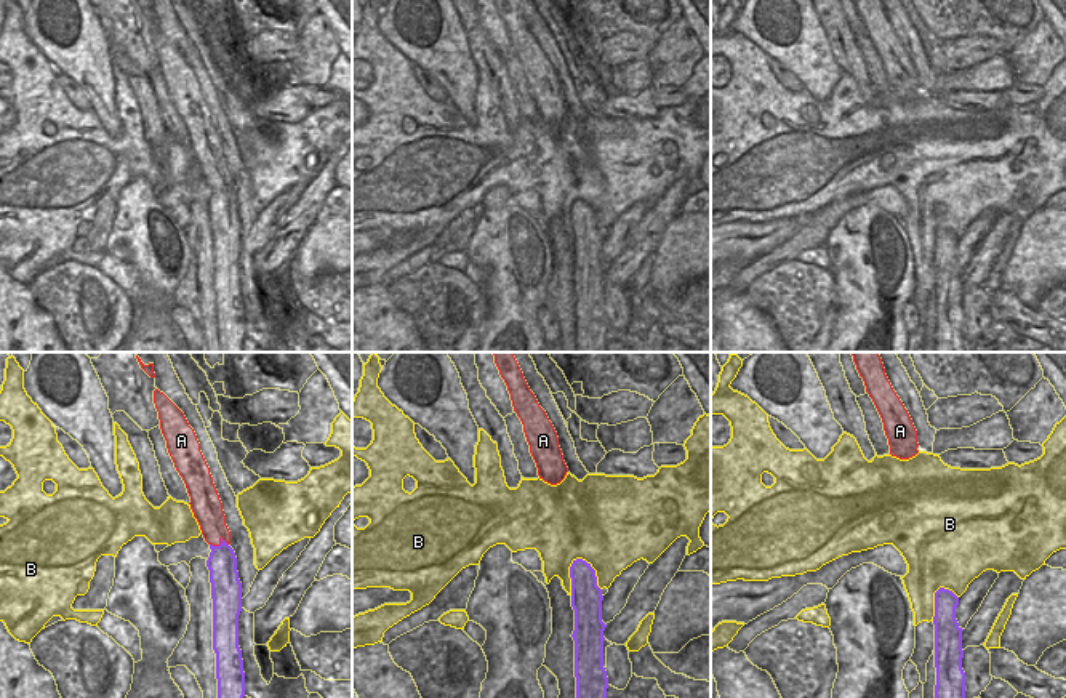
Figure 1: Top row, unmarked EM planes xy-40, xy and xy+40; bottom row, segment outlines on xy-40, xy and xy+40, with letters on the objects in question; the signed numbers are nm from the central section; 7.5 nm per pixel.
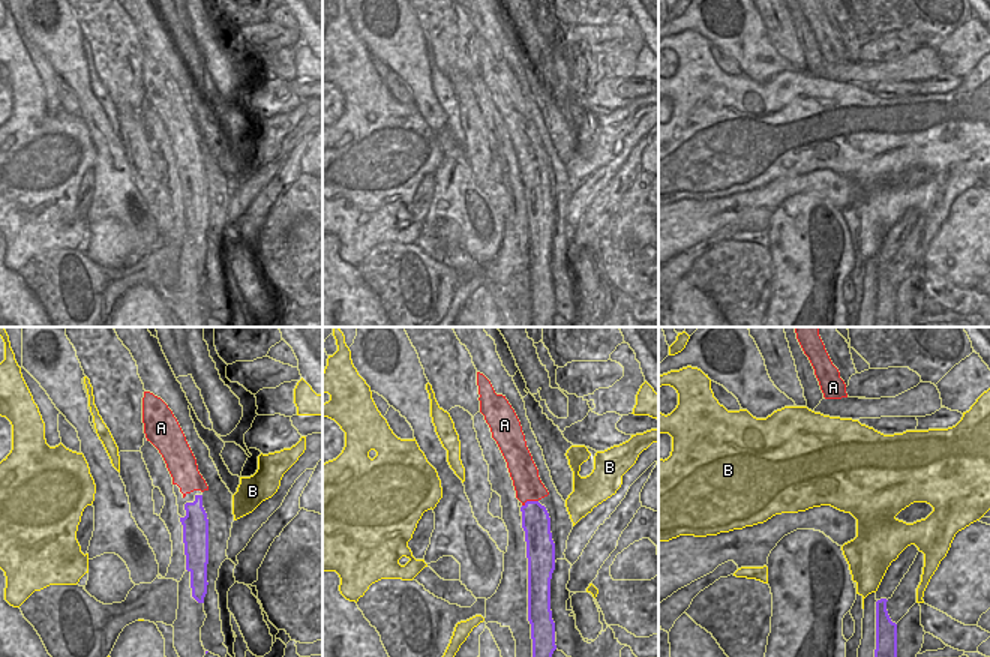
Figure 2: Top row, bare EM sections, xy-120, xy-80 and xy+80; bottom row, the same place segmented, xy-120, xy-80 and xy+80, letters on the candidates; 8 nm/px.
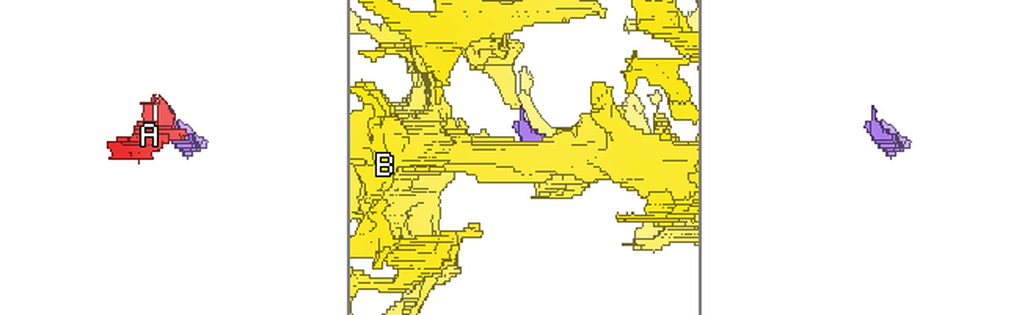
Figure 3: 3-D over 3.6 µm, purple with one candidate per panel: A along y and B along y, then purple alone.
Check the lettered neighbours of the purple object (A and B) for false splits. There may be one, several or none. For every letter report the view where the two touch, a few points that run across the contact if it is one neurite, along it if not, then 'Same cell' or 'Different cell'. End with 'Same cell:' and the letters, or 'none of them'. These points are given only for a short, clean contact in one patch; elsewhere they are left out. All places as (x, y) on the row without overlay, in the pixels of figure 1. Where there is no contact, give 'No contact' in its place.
A: Touches purple in xy-40. Same cell
B: Touches purple in xy. Different cell
Same cell: A.

